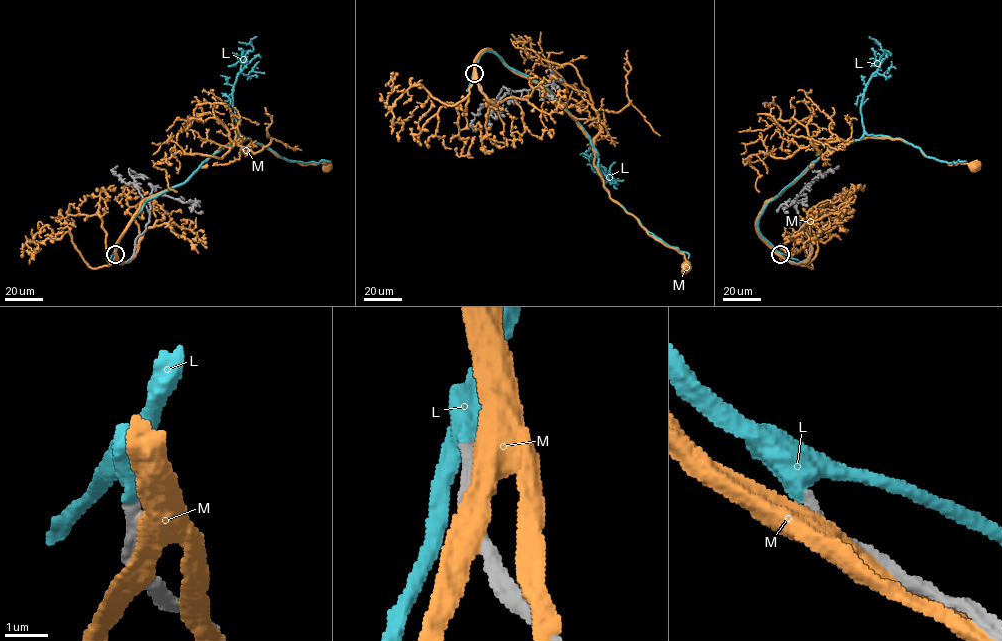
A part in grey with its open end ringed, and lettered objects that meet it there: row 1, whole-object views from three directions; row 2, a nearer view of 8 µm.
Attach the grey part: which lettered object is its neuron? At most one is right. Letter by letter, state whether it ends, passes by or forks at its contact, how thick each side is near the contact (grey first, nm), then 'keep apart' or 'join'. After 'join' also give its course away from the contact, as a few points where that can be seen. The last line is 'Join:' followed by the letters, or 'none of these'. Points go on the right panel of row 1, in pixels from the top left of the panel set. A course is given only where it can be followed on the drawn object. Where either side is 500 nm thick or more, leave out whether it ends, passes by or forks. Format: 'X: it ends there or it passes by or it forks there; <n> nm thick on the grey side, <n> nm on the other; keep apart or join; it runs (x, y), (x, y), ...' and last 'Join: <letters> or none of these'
L: it passes by; 320 nm thick on the grey side, 480 nm on the other; join; it runs (780, 254), (761, 234), (758, 217), (766, 204), (832, 148), (873, 134), (903, 139), (937, 160), (966, 161)
M: it passes by; 320 nm thick on the grey side, 440 nm on the other; keep apart
Join: L

